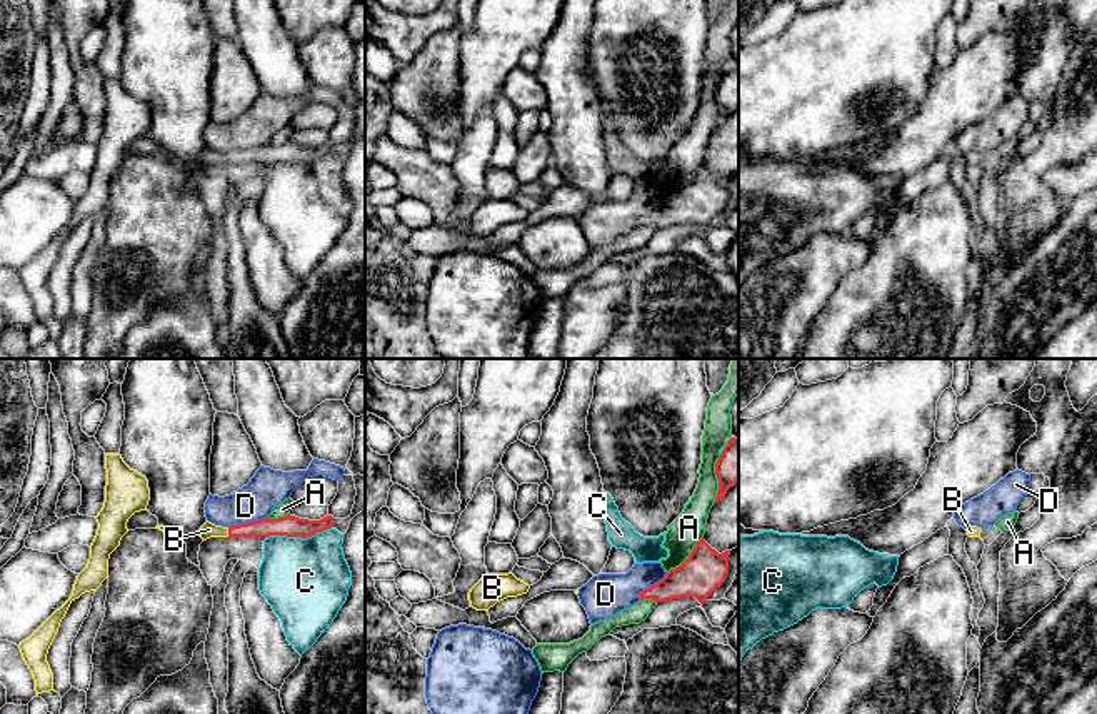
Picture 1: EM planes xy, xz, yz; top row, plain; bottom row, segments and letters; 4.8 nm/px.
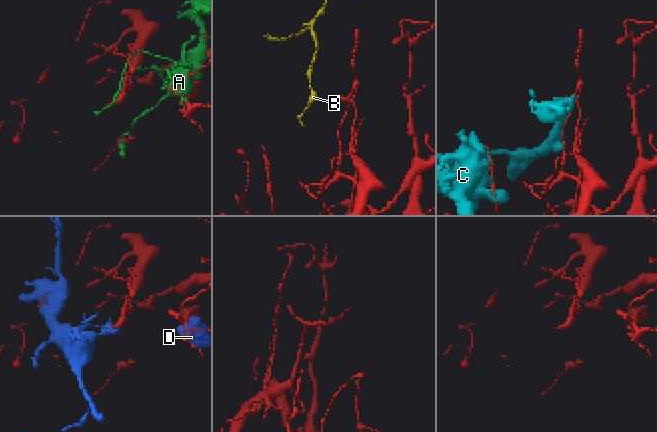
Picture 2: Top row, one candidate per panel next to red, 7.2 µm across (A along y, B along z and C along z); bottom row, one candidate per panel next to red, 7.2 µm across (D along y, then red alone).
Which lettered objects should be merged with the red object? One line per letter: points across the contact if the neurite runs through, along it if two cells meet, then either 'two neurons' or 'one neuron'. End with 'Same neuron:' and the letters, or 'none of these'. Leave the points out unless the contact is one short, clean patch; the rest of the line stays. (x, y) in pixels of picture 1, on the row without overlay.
A: two neurons
B: runs through xy (265, 154), (229, 159), (209, 155); one neuron
C: two neurons
D: two neurons
Same neuron: B

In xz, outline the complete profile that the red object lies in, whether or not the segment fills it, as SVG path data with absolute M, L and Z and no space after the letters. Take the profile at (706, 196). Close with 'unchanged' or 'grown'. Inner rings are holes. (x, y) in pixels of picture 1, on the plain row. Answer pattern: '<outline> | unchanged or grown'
M704 163L695 170L690 182L662 207L640 219L640 227L652 225L657 230L695 224L700 230L720 214L729 200L730 177L719 180Z | unchanged

